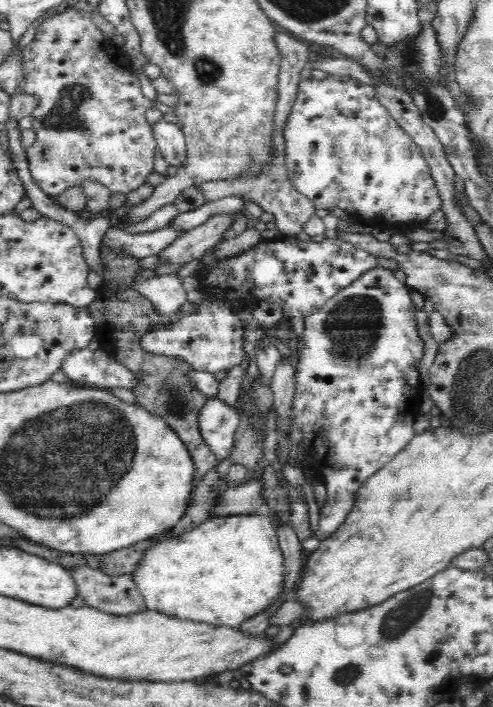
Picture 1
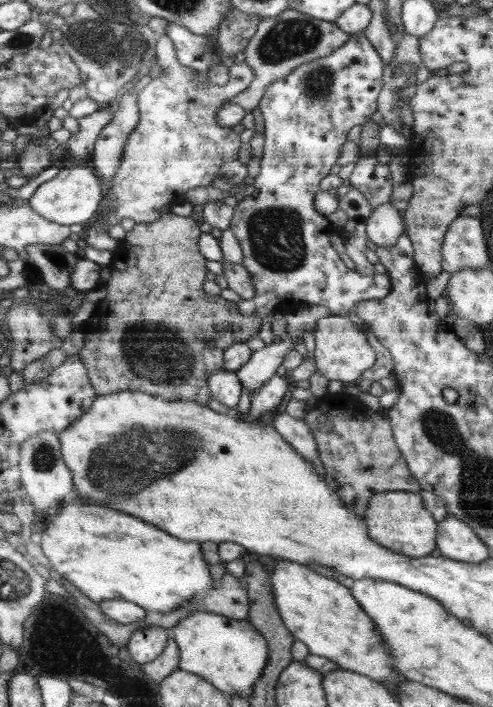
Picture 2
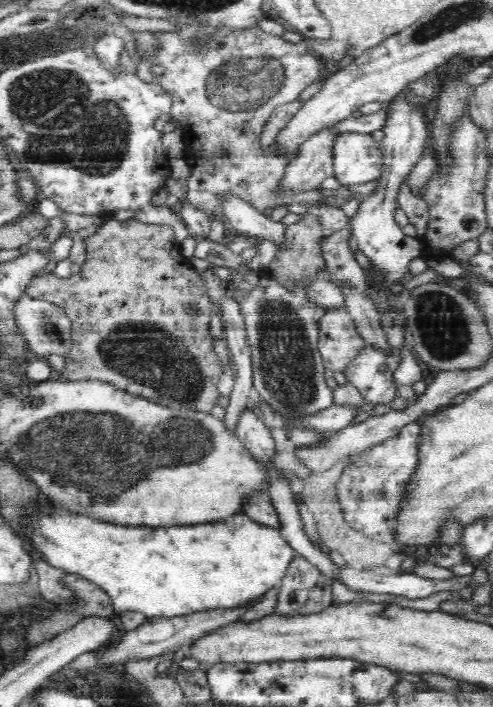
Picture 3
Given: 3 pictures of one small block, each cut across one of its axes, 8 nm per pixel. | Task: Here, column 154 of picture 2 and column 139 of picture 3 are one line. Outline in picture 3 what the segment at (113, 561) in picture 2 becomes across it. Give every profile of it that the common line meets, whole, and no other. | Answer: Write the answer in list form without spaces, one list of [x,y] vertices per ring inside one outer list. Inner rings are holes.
[[[68,509],[54,510],[46,516],[38,510],[28,530],[44,561],[66,573],[77,574],[96,583],[112,599],[117,612],[138,611],[150,617],[172,618],[192,612],[206,612],[216,608],[244,606],[272,587],[280,585],[291,560],[297,552],[280,534],[279,529],[253,521],[243,512],[214,523],[194,523],[192,526],[124,526],[104,522],[98,518],[76,516]]]

